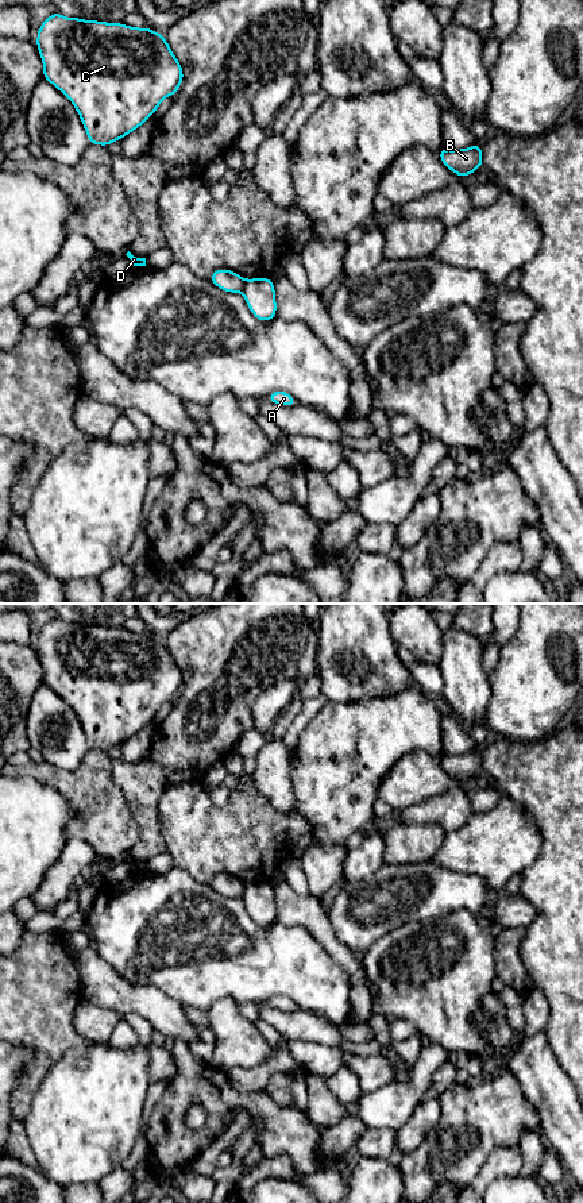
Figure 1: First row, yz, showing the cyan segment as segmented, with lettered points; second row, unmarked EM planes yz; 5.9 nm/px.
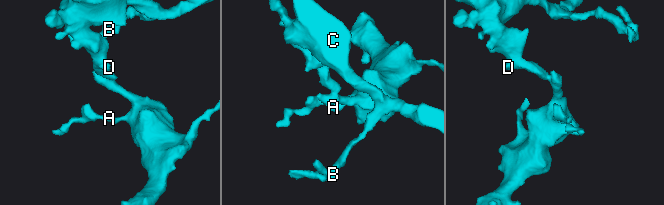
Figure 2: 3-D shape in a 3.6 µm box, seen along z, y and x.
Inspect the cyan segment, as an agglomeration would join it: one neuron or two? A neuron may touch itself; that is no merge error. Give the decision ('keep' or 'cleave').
cleave

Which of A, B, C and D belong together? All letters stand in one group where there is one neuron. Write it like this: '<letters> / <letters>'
A / B C D

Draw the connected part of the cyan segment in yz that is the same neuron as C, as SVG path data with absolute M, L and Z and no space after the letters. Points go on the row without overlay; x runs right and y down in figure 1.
M53 617L38 633L35 647L43 683L74 710L90 749L108 752L140 732L165 702L174 701L184 675L163 639L148 632L66 622Z

